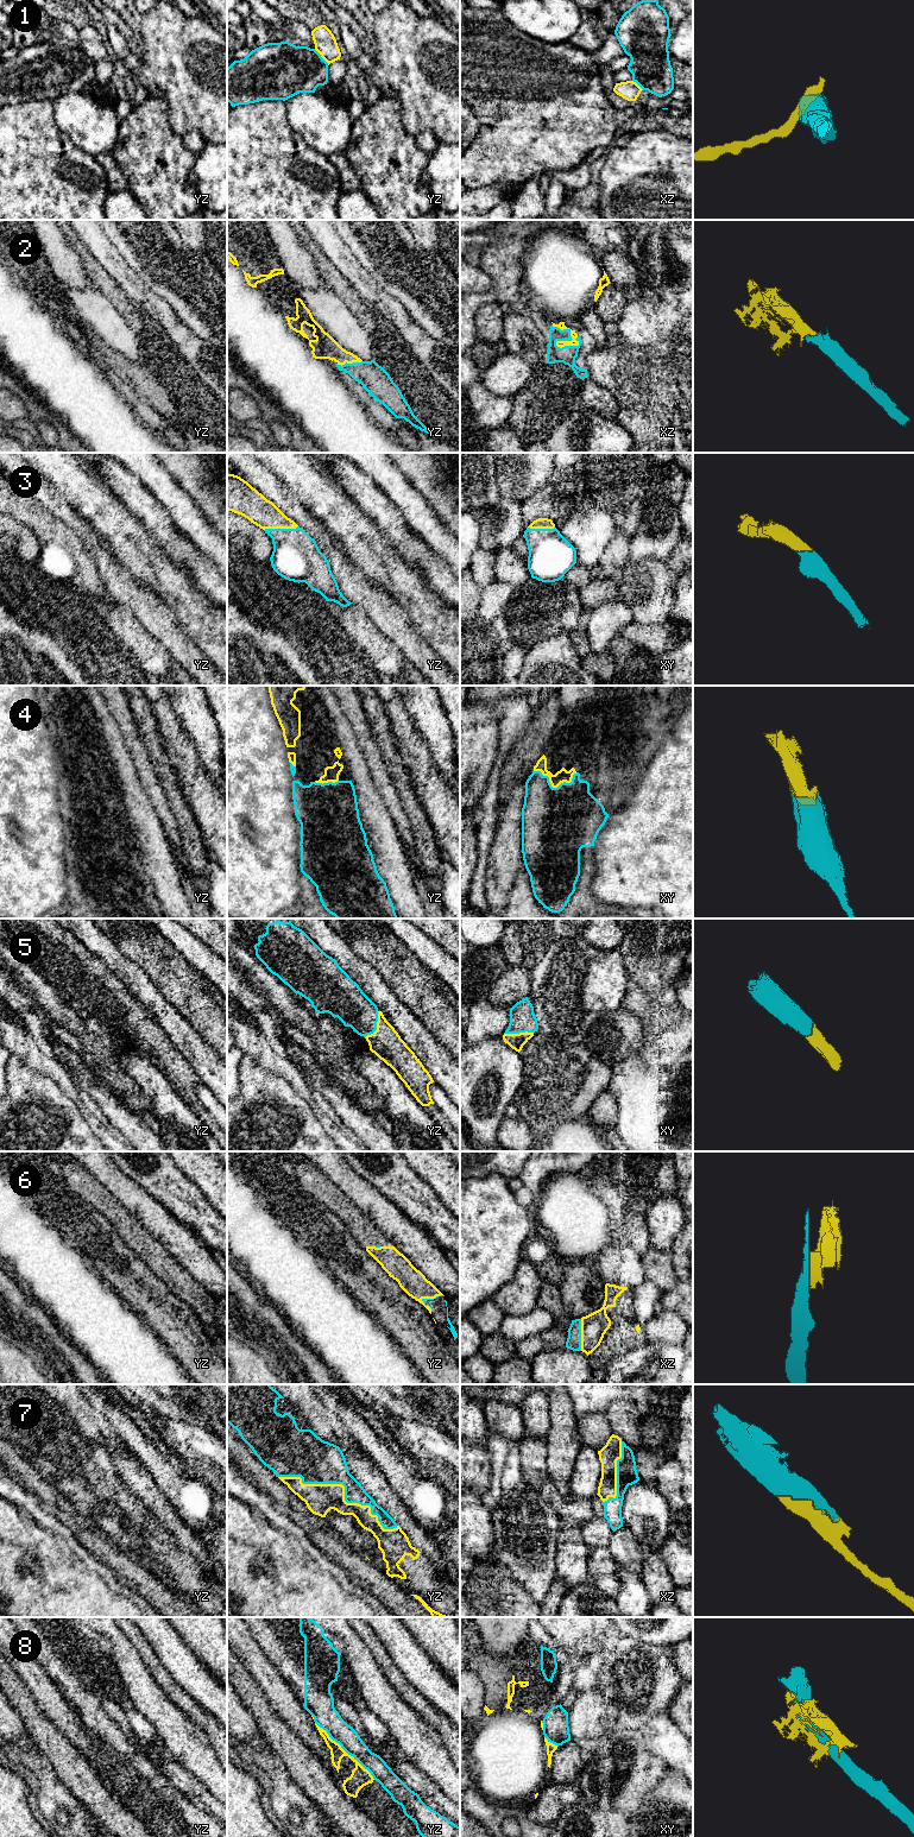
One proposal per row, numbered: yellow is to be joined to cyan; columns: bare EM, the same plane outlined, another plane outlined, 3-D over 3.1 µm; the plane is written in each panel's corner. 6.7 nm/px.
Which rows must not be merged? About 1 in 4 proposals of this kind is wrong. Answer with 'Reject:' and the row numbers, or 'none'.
Reject: 1, 8

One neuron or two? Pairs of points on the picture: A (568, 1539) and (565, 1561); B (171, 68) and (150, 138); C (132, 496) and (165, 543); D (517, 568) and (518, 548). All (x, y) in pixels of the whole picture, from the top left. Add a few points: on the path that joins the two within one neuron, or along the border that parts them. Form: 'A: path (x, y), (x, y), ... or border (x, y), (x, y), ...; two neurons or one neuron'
A: path (568, 1545), (568, 1555); one neuron
B: border (158, 98), (168, 107), (168, 119), (171, 125); two neurons
C: path (144, 507), (156, 519), (162, 531); one neuron
D: path (517, 563), (517, 553); one neuron

